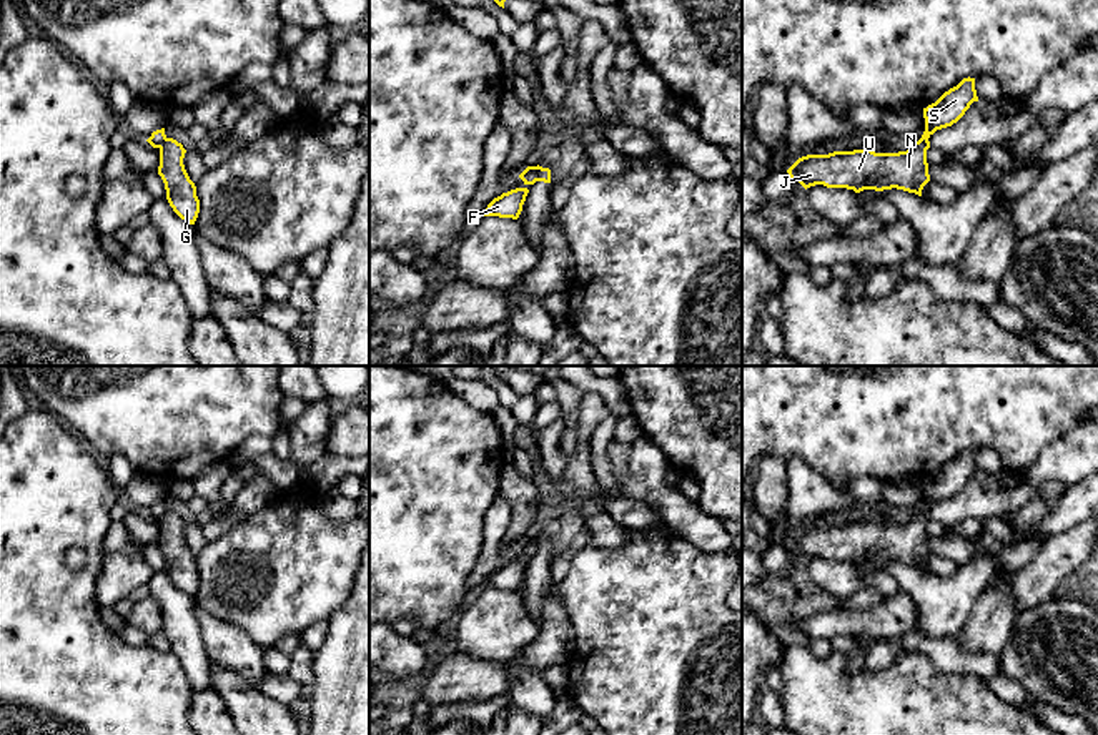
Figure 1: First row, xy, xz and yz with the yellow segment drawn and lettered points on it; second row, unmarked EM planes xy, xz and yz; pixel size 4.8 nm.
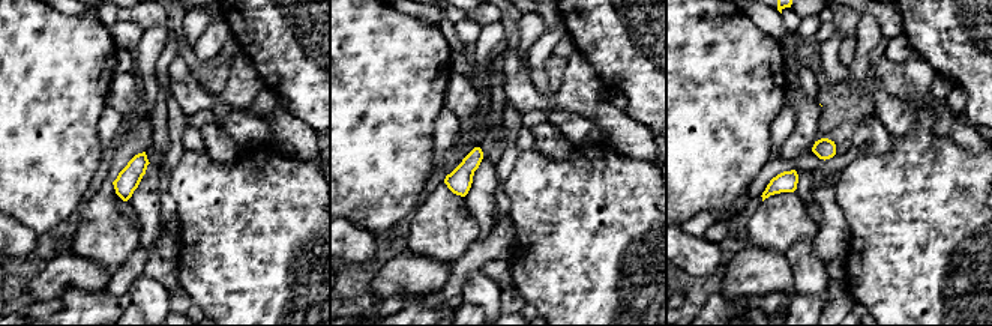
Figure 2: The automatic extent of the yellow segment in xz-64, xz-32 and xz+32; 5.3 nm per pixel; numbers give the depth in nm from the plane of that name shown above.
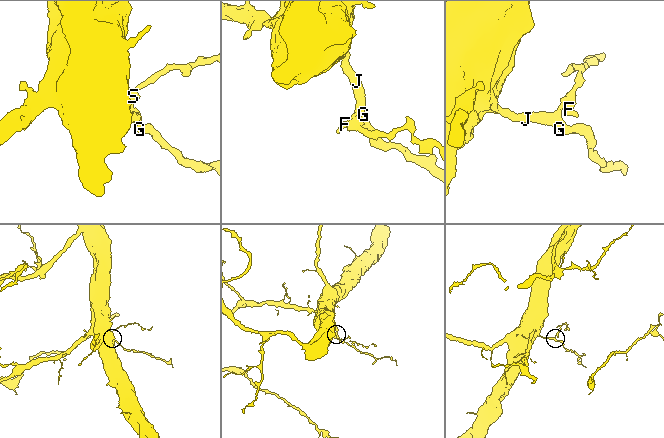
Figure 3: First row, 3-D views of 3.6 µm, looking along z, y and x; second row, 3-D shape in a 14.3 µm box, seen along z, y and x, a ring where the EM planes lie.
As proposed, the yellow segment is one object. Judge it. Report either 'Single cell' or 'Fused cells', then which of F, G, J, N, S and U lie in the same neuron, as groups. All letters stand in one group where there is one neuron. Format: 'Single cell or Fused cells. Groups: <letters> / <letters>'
Fused cells. Groups: F S / G J N U

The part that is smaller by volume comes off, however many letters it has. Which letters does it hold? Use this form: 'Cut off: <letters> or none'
Cut off: F, S

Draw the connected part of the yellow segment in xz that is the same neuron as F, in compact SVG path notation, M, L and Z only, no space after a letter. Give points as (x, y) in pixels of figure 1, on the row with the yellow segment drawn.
M526 186L502 193L501 196L494 198L487 205L484 216L499 216L499 218L517 220L522 211L522 205L526 201L527 193L529 193L529 190Z

